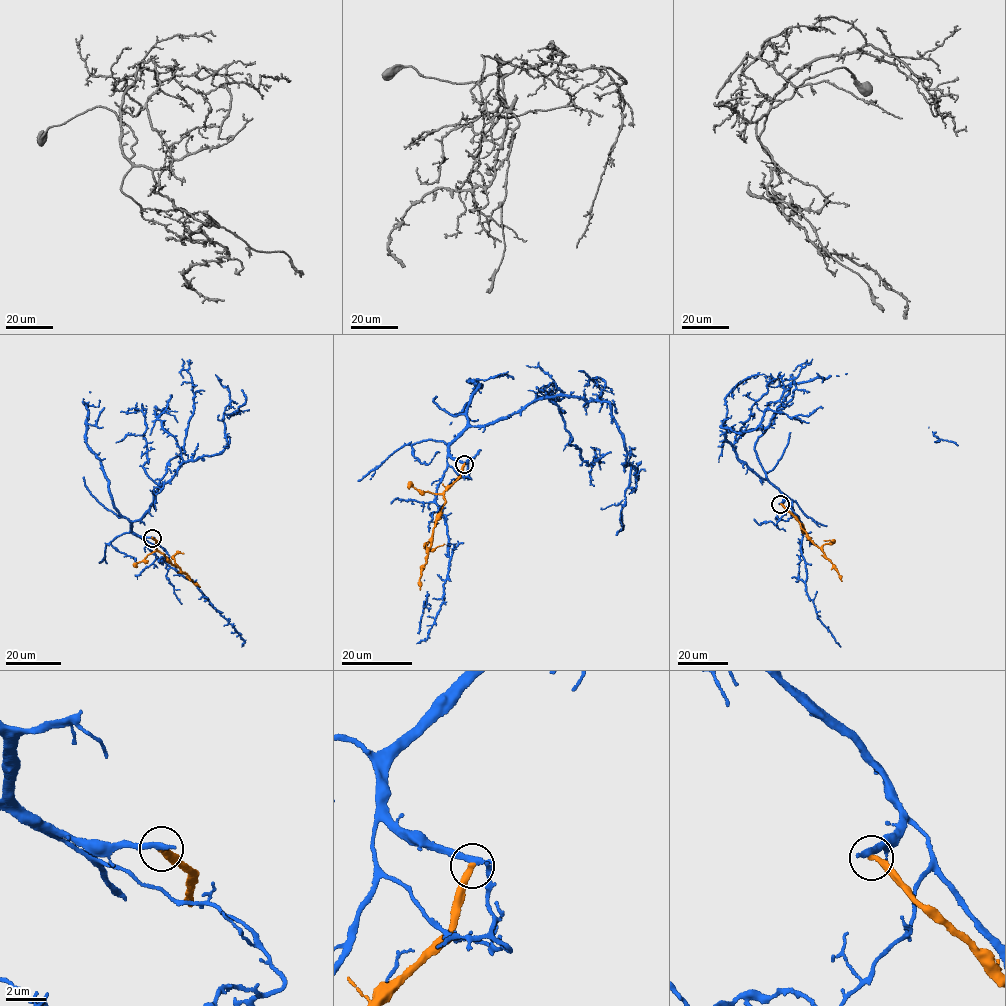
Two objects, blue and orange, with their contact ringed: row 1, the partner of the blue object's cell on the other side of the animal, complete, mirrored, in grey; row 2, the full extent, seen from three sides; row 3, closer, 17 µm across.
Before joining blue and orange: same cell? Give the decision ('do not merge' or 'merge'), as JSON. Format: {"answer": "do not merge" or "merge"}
{"answer": "do not merge"}

